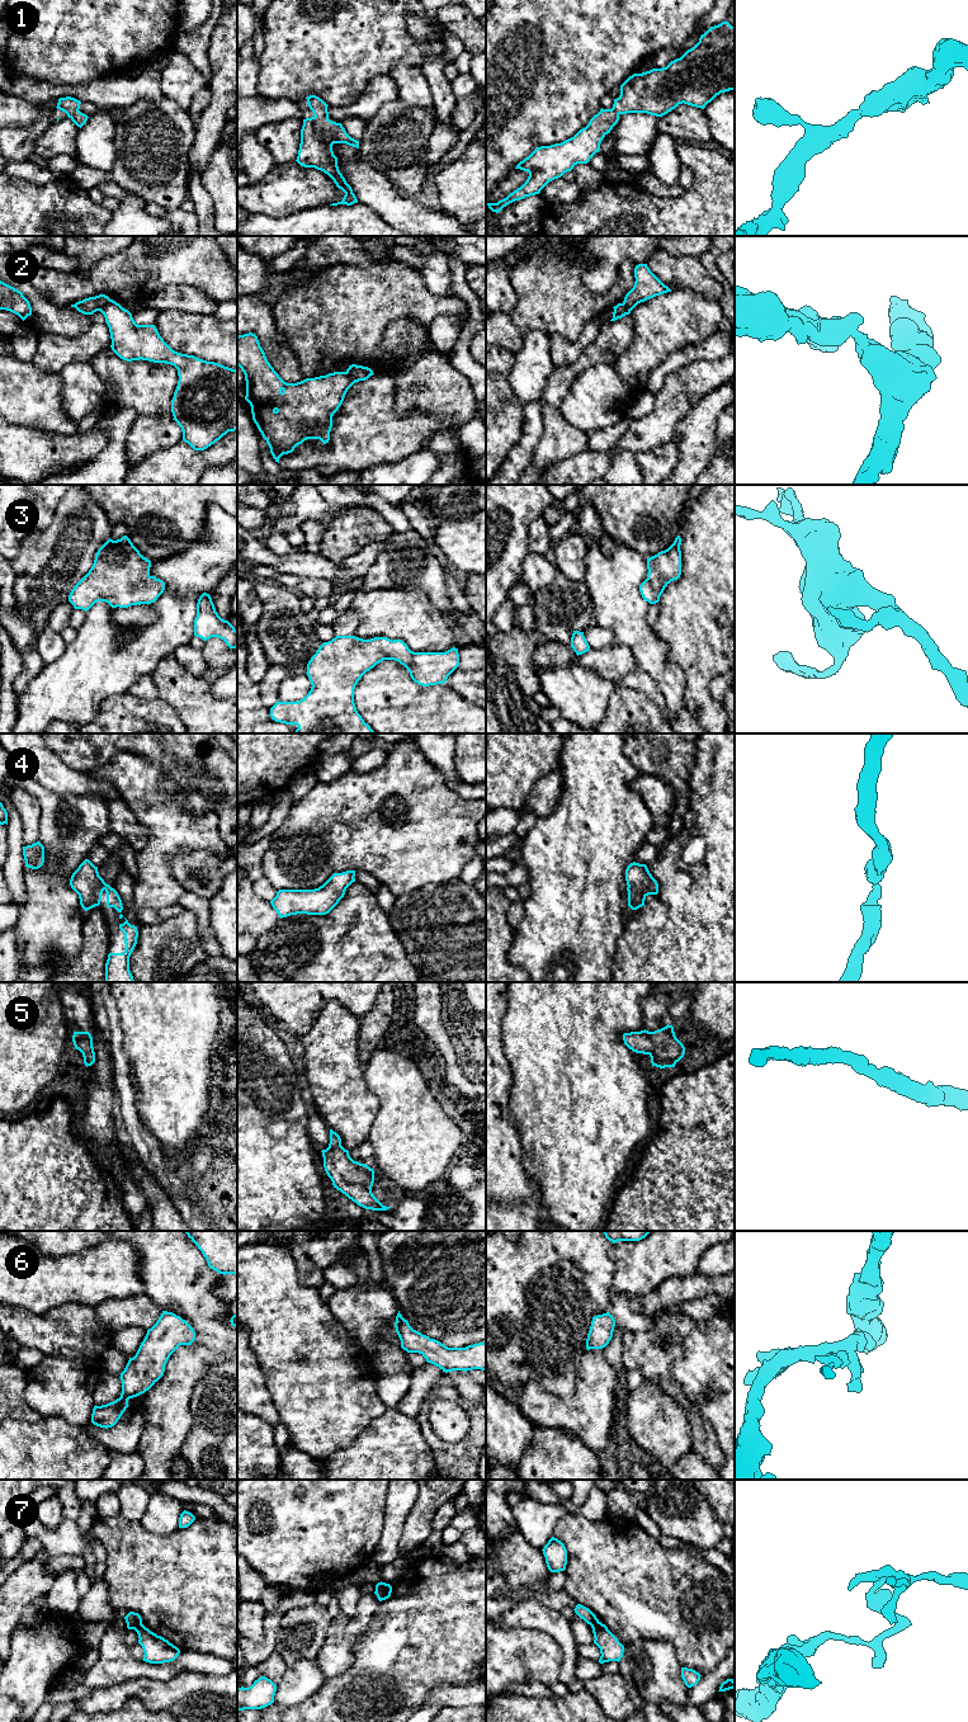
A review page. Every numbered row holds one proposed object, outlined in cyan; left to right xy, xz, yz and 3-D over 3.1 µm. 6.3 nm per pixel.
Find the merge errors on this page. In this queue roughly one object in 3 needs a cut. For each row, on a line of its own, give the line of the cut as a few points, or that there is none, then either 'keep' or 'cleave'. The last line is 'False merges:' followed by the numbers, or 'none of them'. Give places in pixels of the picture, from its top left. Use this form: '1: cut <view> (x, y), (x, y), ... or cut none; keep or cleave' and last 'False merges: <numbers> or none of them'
1: cut none; keep
2: cut xy (112, 300), (99, 310); cleave
3: cut none; keep
4: cut none; keep
5: cut none; keep
6: cut none; keep
7: cut xz (390, 1585), (376, 1594); cleave
False merges: 2, 7

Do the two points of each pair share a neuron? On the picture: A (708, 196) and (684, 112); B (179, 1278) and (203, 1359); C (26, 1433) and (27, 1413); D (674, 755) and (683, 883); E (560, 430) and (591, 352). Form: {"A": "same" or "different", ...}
{"A": "different", "B": "different", "C": "different", "D": "different", "E": "same"}

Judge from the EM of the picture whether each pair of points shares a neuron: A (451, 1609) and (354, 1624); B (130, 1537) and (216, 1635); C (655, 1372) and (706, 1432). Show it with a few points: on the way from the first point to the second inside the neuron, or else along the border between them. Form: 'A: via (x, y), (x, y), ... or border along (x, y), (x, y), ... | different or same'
A: border along (379, 1602), (368, 1629), (353, 1647) | different
B: via (143, 1561), (193, 1610) | same
C: via (670, 1387), (693, 1416) | same

